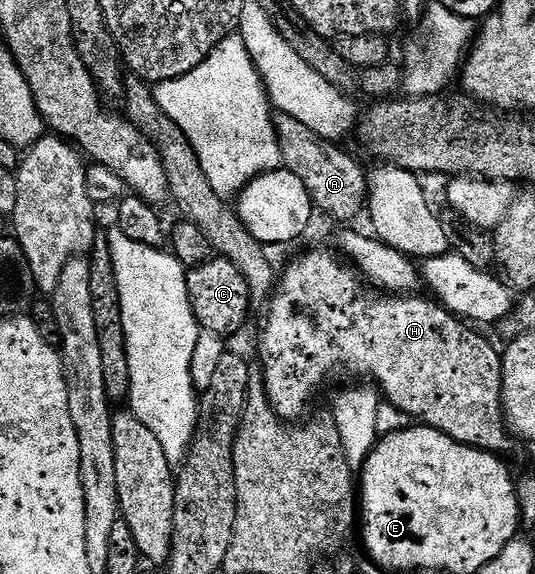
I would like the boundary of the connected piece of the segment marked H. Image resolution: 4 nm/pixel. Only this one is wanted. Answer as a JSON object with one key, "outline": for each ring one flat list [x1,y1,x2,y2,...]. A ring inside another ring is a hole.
{"outline":[[317,249,314,253,305,253,302,257,295,258,282,273,280,270,279,284,268,298,267,304,269,306,265,309,265,318,261,321,261,334,257,337,257,353,261,356,259,372,261,380,265,383,265,394,269,400,269,406,277,412,277,416,286,423,300,422,310,412,309,400,320,391,325,376,328,373,335,372,337,368,341,368,346,369,349,373,362,373,365,377,373,376,377,380,378,387,376,386,376,388,383,394,384,400,396,407,399,412,405,412,414,422,429,425,432,429,439,430,443,435,447,435,459,443,470,445,476,449,483,449,487,453,506,455,505,453,511,452,515,437,506,422,505,408,501,406,503,371,501,370,502,354,499,349,496,349,483,334,476,333,473,330,476,328,472,324,466,323,456,313,450,313,444,305,436,300,430,299,428,301,425,297,413,297,417,295,378,295,376,292,373,292,374,294,369,293,370,286,363,280,360,272,352,264,342,260,336,252,333,253,328,253,325,249]]}

